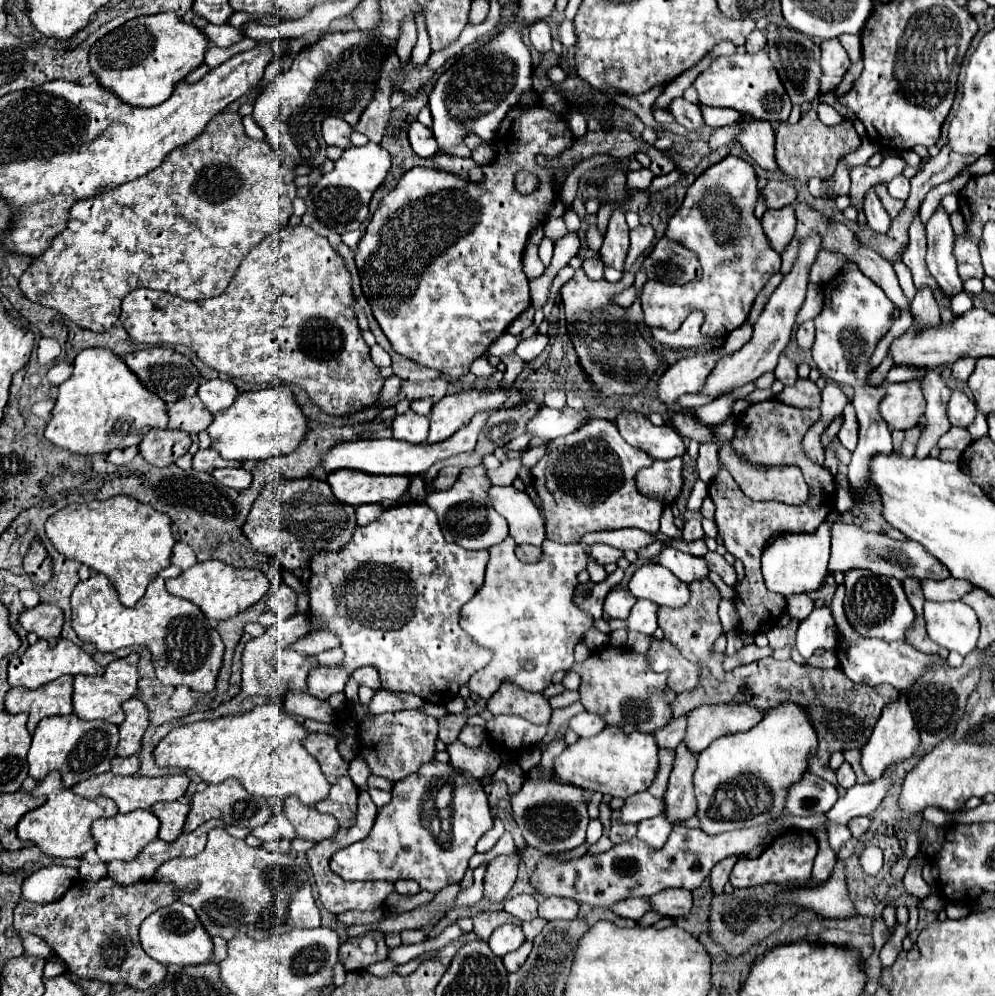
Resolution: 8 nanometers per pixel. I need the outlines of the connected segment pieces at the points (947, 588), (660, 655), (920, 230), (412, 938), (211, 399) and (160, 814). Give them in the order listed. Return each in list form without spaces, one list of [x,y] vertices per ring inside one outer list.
[[[948,577],[944,581],[928,579],[921,583],[921,587],[925,599],[932,601],[954,601],[972,589],[972,585],[968,581],[960,581],[960,579],[952,579],[952,577]]]
[[[652,639],[650,649],[646,651],[646,659],[652,671],[668,673],[666,685],[676,695],[692,691],[700,685],[700,665],[684,659],[680,651],[672,643],[668,643],[668,639]]]
[[[916,215],[916,219],[912,221],[912,227],[910,227],[910,245],[906,249],[906,253],[902,255],[902,261],[910,267],[912,271],[912,277],[914,277],[914,285],[916,287],[922,287],[924,283],[928,283],[936,295],[936,299],[940,299],[940,287],[936,287],[936,281],[932,279],[932,275],[928,275],[928,267],[926,267],[926,261],[924,261],[924,255],[926,255],[926,233],[924,233],[924,227]]]
[[[420,929],[404,931],[404,933],[400,933],[400,937],[402,937],[402,945],[416,945],[416,943],[424,943],[426,941],[426,935]]]
[[[222,379],[202,381],[198,387],[198,397],[200,397],[204,409],[208,409],[210,413],[230,407],[234,403],[236,393],[238,393],[236,387],[230,381],[222,381]]]
[[[172,801],[172,803],[156,803],[152,807],[152,813],[160,819],[160,833],[158,837],[164,841],[174,841],[184,827],[186,815],[190,811],[188,803]]]

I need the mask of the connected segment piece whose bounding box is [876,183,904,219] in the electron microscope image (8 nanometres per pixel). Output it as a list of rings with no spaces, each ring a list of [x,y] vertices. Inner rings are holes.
[[[884,183],[876,185],[876,193],[880,195],[880,201],[882,201],[884,209],[888,211],[888,215],[894,219],[894,217],[900,213],[900,209],[904,207],[904,201],[898,201],[898,199],[890,197],[890,195],[888,195],[888,191],[886,191],[886,185],[884,185]]]

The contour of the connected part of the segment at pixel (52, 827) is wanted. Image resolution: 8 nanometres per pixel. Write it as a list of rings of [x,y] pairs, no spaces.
[[[52,773],[44,781],[40,781],[32,793],[46,797],[46,803],[26,813],[20,819],[16,831],[22,841],[34,843],[48,857],[58,857],[58,859],[84,857],[90,849],[96,847],[92,843],[92,837],[88,835],[88,827],[100,817],[114,817],[118,813],[118,807],[112,803],[112,799],[100,797],[96,801],[88,801],[88,799],[80,799],[78,795],[74,795],[70,789],[62,785],[58,773]]]

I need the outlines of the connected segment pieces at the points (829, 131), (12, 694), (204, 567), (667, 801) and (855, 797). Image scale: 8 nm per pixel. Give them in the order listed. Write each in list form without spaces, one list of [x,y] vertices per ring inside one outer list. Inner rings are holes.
[[[808,109],[802,119],[796,125],[780,125],[776,133],[776,161],[780,171],[784,171],[788,177],[798,181],[808,181],[810,177],[824,179],[834,173],[834,167],[838,163],[840,155],[846,155],[848,151],[856,151],[860,147],[860,137],[850,121],[842,121],[840,125],[824,125],[818,119],[818,113],[814,109]]]
[[[64,675],[36,691],[28,691],[24,687],[10,689],[6,695],[6,713],[28,715],[28,731],[34,733],[36,725],[52,715],[68,715],[70,709],[70,693],[72,693],[72,675]]]
[[[222,561],[196,563],[174,579],[166,579],[168,593],[196,603],[210,621],[222,621],[248,609],[270,589],[270,581],[256,569],[234,569]]]
[[[684,743],[676,747],[676,759],[670,773],[670,783],[664,793],[664,817],[678,825],[696,813],[696,801],[692,795],[692,771],[696,769],[696,757],[684,751]]]
[[[888,769],[878,781],[872,783],[858,783],[846,791],[844,797],[838,799],[838,803],[826,813],[826,819],[836,825],[846,825],[852,817],[864,815],[870,817],[874,815],[876,807],[882,803],[886,797],[888,789],[894,785],[894,771]]]

